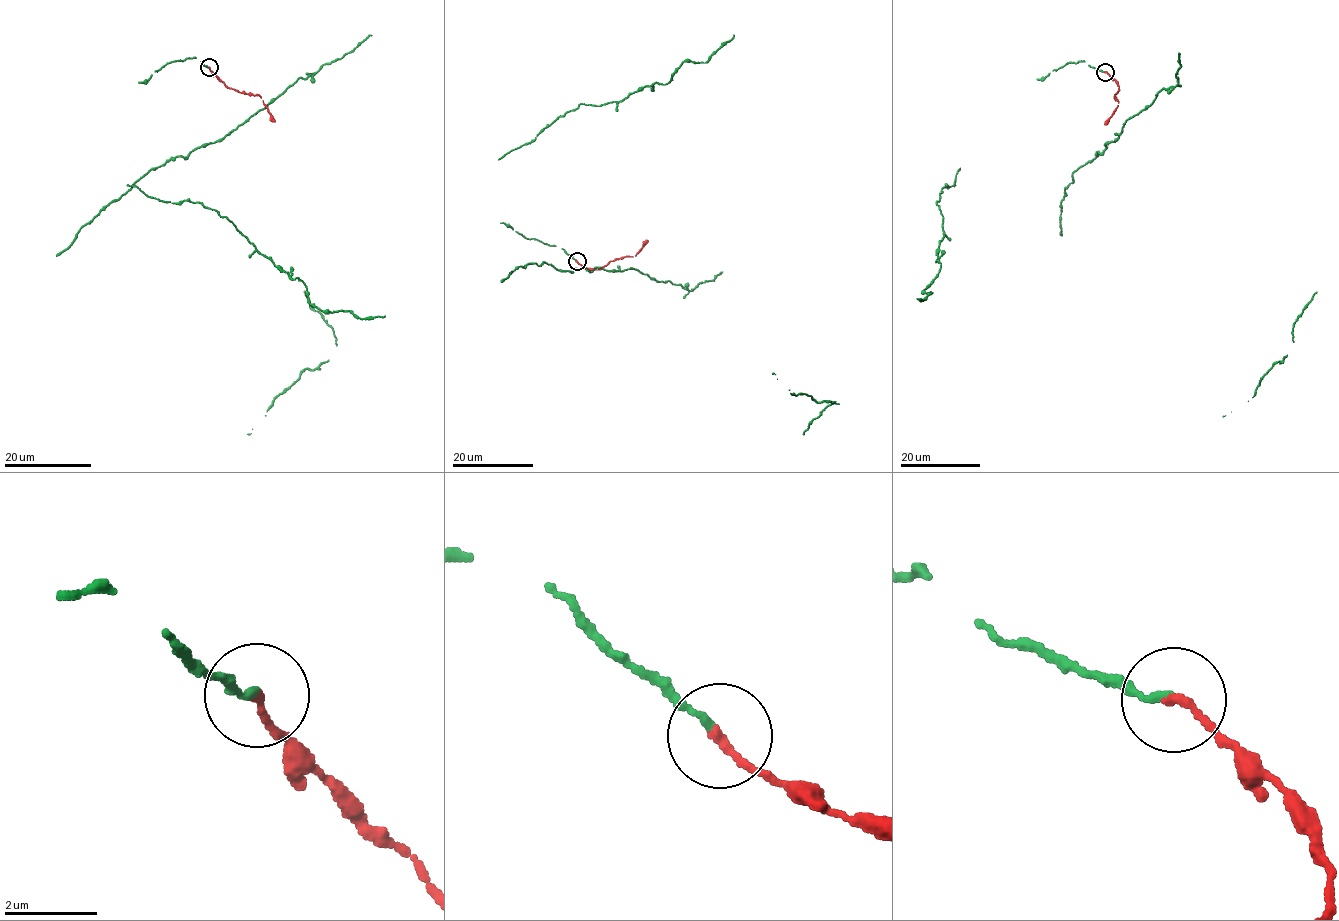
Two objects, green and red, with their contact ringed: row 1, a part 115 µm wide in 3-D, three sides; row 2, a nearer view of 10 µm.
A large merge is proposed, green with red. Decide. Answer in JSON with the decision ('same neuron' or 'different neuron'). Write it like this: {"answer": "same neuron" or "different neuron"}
{"answer": "same neuron"}

